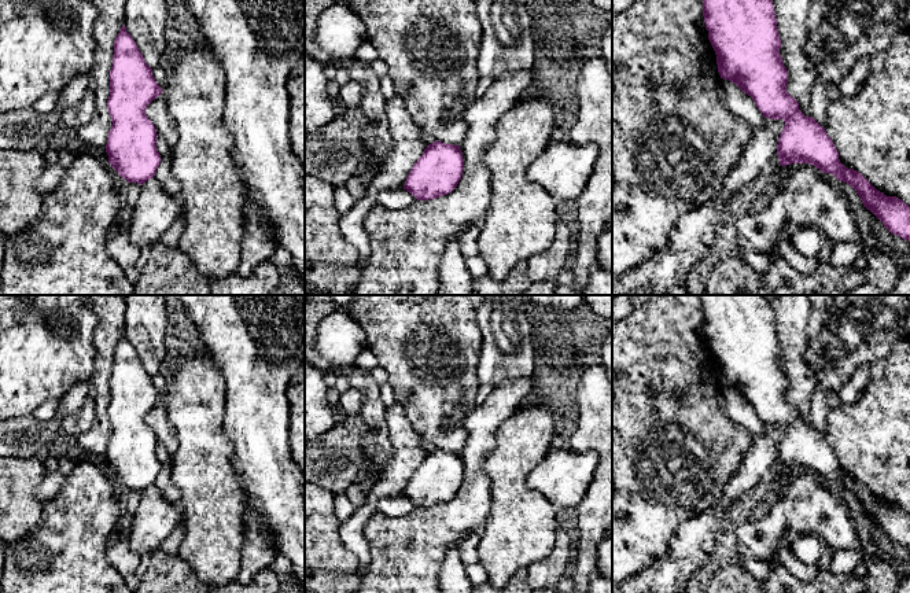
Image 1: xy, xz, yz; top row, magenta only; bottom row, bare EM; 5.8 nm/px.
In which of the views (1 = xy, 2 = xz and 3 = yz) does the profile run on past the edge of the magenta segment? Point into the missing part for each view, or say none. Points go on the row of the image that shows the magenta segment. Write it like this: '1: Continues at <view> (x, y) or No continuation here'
1: No continuation here
2: No continuation here
3: No continuation here

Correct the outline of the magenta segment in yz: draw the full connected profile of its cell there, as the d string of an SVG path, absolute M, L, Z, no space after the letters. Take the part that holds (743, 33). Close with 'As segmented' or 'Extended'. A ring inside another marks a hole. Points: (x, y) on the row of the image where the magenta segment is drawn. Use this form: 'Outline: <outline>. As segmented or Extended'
Outline: M703 0L703 16L708 40L716 55L721 78L736 84L752 97L765 118L785 122L777 144L781 166L810 163L822 173L833 174L851 185L863 206L870 210L894 235L910 242L910 206L896 196L877 191L859 172L845 167L839 152L822 128L813 117L799 110L799 103L786 92L788 70L780 55L781 40L771 0Z. As segmented

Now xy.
Outline: M125 25L114 41L107 110L111 117L106 152L108 162L128 183L154 178L161 163L156 129L145 115L147 106L162 95Z. As segmented

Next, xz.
Outline: M434 141L410 169L404 189L417 200L450 194L461 180L464 159L460 146Z. As segmented

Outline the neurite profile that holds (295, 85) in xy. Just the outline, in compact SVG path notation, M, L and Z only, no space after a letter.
M292 74L287 81L290 97L290 141L294 155L302 166L305 183L305 75Z

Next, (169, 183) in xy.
M156 136L156 150L161 155L161 163L154 174L154 178L161 184L163 191L173 198L180 196L181 184L170 173L172 147L166 143L162 136Z

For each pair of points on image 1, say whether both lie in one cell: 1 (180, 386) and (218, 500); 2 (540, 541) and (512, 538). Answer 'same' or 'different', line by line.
1: same
2: same

